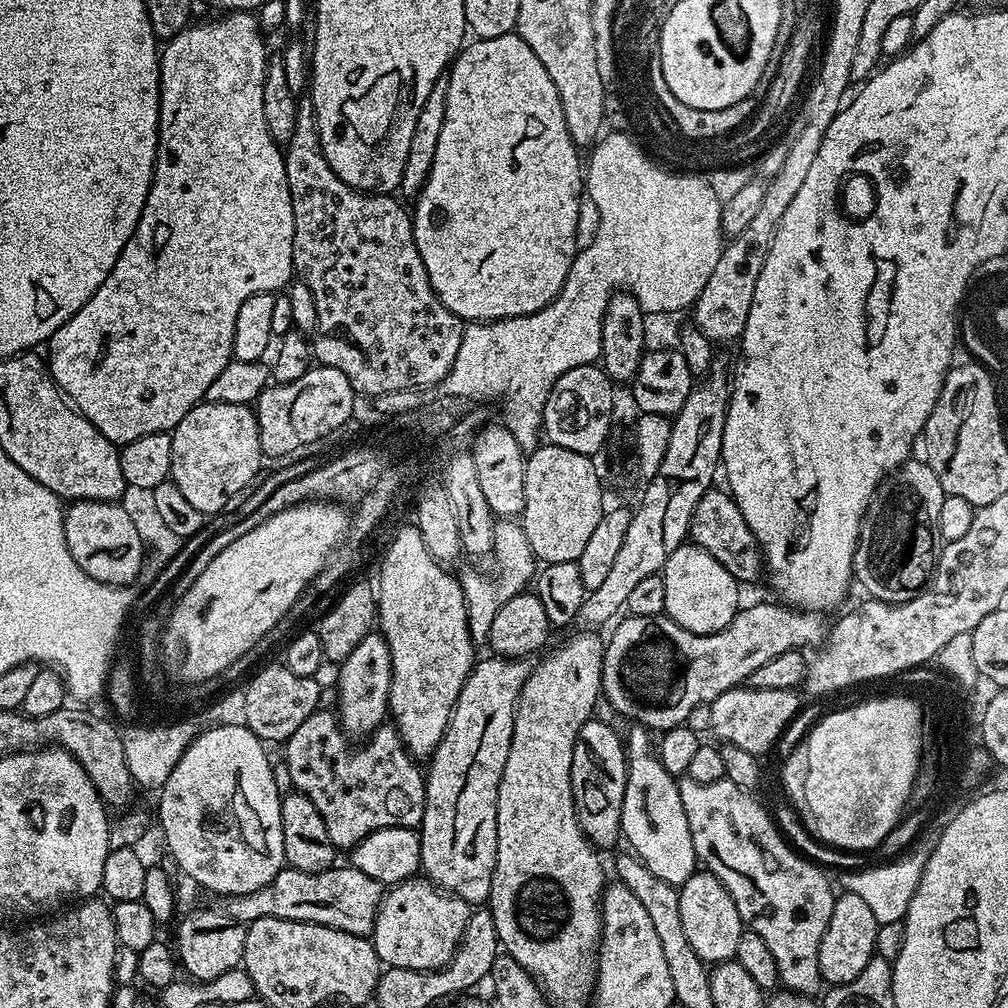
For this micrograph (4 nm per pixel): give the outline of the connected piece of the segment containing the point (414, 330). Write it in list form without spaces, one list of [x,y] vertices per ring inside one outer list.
[[[304,94],[299,97],[296,105],[298,118],[294,122],[294,134],[290,142],[283,149],[284,165],[286,166],[286,182],[290,186],[290,198],[294,206],[294,250],[292,251],[292,266],[295,275],[304,282],[314,296],[314,305],[317,311],[317,324],[314,335],[310,340],[313,357],[320,364],[330,366],[334,370],[342,370],[346,378],[350,378],[352,388],[356,393],[375,398],[387,391],[406,390],[412,387],[430,387],[442,382],[450,374],[454,366],[454,358],[458,358],[458,346],[462,346],[465,321],[454,315],[438,298],[434,286],[430,286],[430,278],[426,274],[426,266],[422,262],[422,254],[418,254],[418,246],[414,242],[412,233],[412,217],[395,199],[392,194],[369,194],[360,192],[357,188],[346,186],[334,170],[330,170],[330,162],[326,162],[326,154],[322,154],[320,135],[316,125],[316,111],[312,105],[311,95]]]

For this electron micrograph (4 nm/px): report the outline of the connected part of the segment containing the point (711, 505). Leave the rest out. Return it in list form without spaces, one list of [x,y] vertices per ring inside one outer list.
[[[713,486],[708,489],[706,494],[702,494],[702,498],[694,510],[688,527],[691,543],[697,544],[702,550],[706,550],[711,556],[718,558],[718,562],[722,562],[722,566],[726,566],[726,570],[730,570],[730,574],[738,582],[756,580],[759,576],[761,579],[760,543],[754,538],[750,526],[746,526],[746,518],[742,518],[742,510],[738,510],[731,495],[724,490],[719,492],[718,488]]]

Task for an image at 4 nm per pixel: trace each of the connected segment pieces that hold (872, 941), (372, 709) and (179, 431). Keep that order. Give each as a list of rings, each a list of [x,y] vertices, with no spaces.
[[[841,891],[836,896],[834,910],[830,914],[830,922],[826,926],[826,934],[822,934],[822,942],[818,950],[818,966],[820,967],[820,979],[825,985],[835,986],[854,982],[866,962],[876,951],[877,922],[874,913],[868,909],[866,902],[858,898],[858,894]]]
[[[373,630],[354,646],[353,652],[339,661],[340,677],[336,680],[336,696],[340,699],[338,723],[349,737],[367,738],[385,723],[388,711],[388,695],[392,681],[390,650],[379,631]]]
[[[201,402],[195,404],[186,414],[186,418],[182,418],[182,422],[178,422],[178,426],[172,429],[170,433],[172,437],[172,475],[170,479],[174,483],[179,484],[182,494],[186,498],[190,498],[193,506],[198,506],[202,510],[209,510],[208,508],[224,508],[228,504],[228,500],[235,501],[237,499],[237,492],[250,481],[254,476],[254,470],[262,461],[262,453],[260,451],[260,439],[258,438],[258,422],[254,419],[254,412],[249,405],[246,404],[210,404]]]

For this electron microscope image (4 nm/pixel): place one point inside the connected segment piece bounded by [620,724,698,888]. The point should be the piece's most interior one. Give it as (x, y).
(653, 821)

